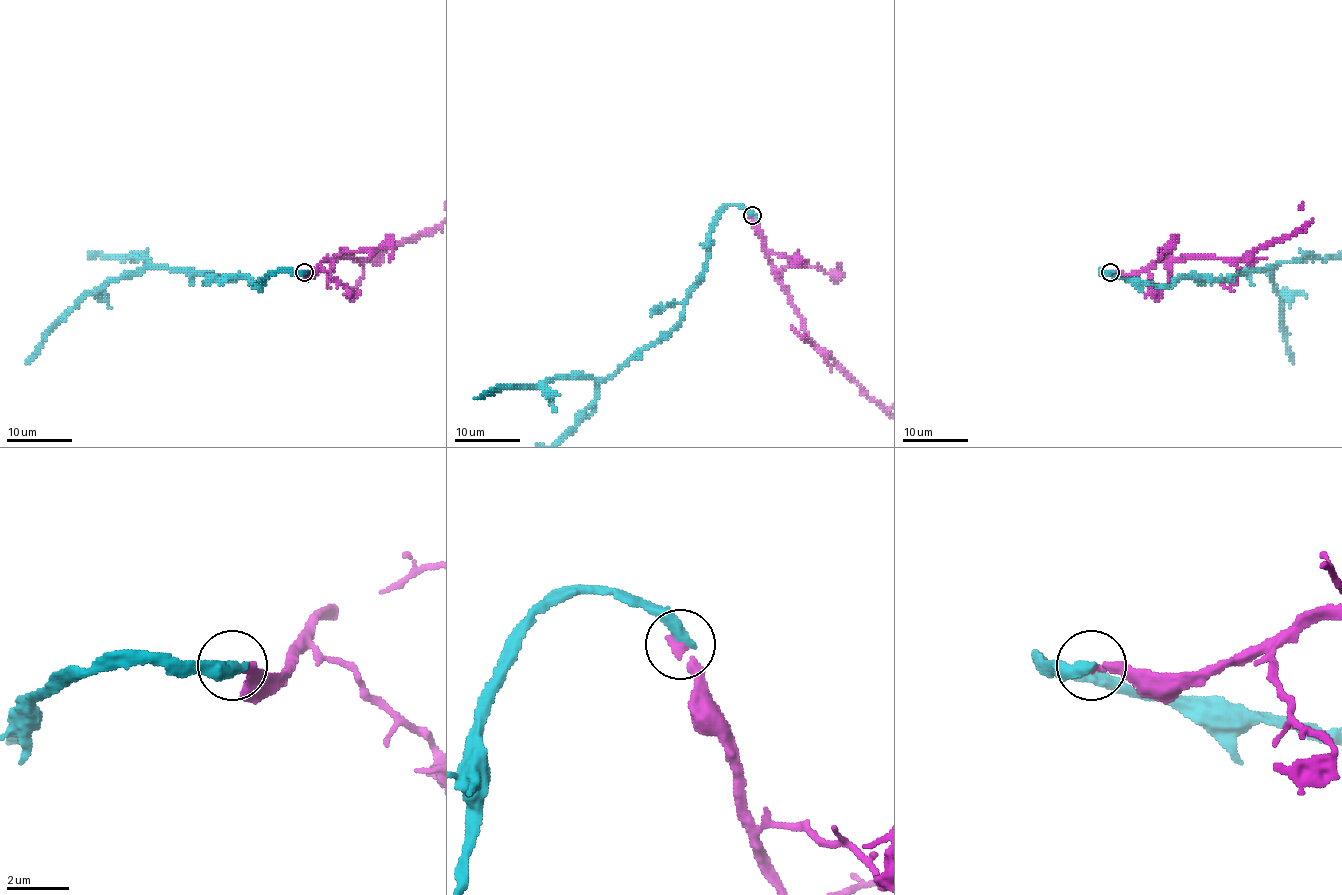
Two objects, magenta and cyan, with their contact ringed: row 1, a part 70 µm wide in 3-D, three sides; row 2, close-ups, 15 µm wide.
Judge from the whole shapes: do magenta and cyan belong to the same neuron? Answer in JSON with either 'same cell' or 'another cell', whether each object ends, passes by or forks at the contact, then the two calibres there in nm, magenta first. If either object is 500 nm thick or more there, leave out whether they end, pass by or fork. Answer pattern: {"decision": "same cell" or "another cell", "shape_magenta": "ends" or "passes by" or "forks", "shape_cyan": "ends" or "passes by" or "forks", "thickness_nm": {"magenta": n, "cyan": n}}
{"decision": "another cell", "shape_magenta": "ends", "shape_cyan": "ends", "thickness_nm": {"magenta": 300, "cyan": 440}}

